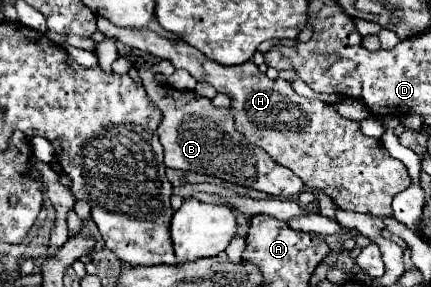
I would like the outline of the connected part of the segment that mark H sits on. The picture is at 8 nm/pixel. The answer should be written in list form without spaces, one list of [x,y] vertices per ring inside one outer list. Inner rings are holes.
[[[101,16],[97,18],[97,28],[107,38],[115,38],[129,48],[167,58],[175,68],[185,68],[193,74],[197,82],[209,82],[217,92],[227,94],[231,98],[237,130],[251,144],[263,148],[277,164],[287,166],[297,174],[309,190],[329,196],[341,210],[369,216],[393,216],[393,196],[411,186],[403,162],[395,160],[381,140],[365,136],[357,120],[343,118],[331,104],[299,96],[287,80],[269,80],[253,62],[223,66],[181,40],[167,40],[147,28],[121,28]]]

